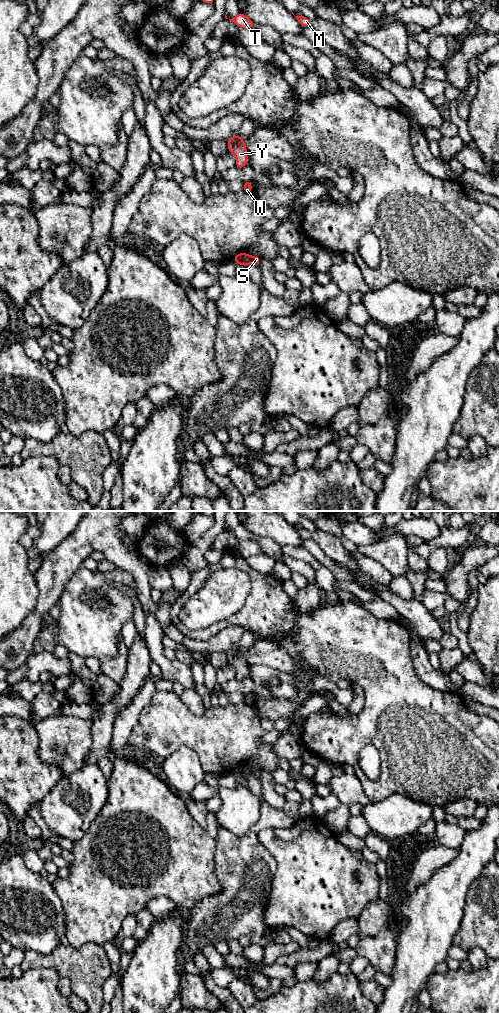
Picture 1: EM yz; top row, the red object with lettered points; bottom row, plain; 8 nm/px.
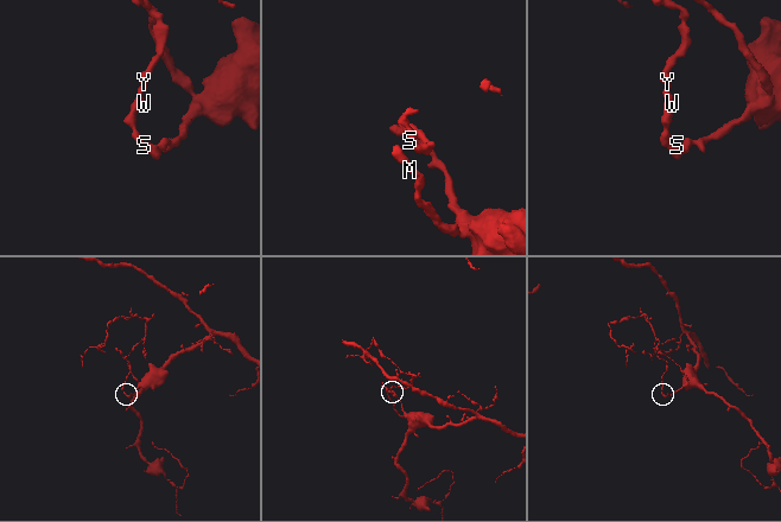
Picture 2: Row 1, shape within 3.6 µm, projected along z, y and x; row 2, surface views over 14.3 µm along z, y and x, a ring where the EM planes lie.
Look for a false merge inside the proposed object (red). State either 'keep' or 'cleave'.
cleave

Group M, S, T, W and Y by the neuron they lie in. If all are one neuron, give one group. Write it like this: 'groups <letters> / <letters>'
groups M S / T W Y

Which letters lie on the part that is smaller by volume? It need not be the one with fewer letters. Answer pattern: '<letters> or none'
T, W, Y

